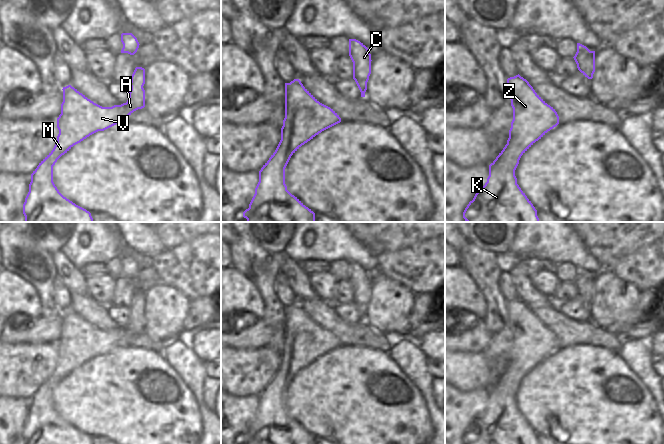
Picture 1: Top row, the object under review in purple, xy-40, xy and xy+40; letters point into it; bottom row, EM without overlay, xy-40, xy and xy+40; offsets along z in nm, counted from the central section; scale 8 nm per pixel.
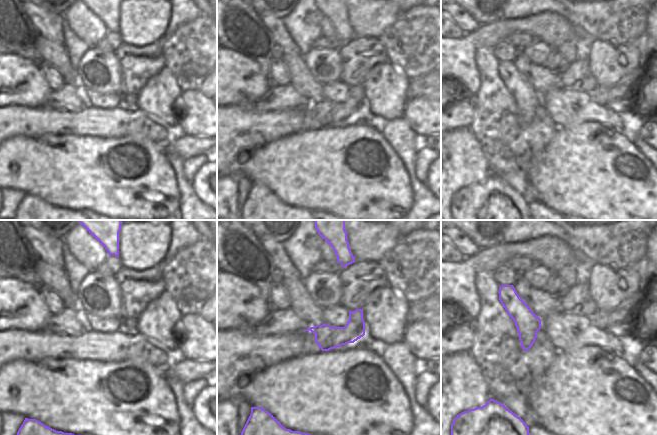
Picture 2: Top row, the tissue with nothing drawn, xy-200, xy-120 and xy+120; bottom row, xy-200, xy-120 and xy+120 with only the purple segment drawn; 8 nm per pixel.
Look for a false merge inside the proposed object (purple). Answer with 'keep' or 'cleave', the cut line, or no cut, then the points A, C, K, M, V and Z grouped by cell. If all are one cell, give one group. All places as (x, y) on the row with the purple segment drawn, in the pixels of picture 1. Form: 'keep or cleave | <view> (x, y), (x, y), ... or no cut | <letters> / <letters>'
keep | no cut | A C K M V Z

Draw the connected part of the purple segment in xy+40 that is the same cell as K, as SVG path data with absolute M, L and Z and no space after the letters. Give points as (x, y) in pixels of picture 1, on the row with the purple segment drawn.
M519 74L507 79L513 120L503 150L489 165L487 182L463 212L466 222L539 222L537 210L517 184L515 170L521 156L548 131L559 124L555 109L548 105Z

